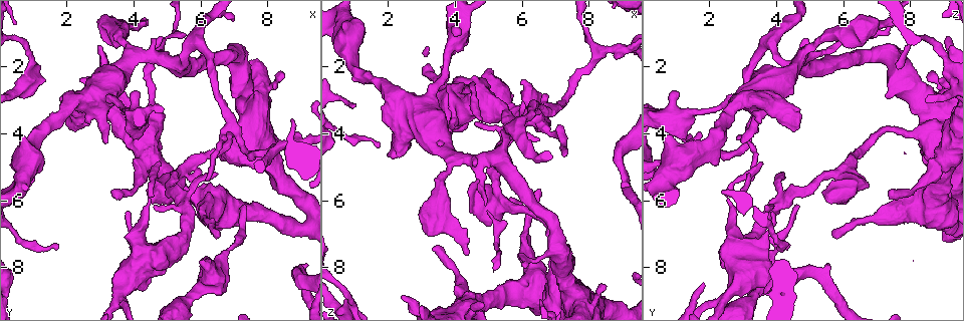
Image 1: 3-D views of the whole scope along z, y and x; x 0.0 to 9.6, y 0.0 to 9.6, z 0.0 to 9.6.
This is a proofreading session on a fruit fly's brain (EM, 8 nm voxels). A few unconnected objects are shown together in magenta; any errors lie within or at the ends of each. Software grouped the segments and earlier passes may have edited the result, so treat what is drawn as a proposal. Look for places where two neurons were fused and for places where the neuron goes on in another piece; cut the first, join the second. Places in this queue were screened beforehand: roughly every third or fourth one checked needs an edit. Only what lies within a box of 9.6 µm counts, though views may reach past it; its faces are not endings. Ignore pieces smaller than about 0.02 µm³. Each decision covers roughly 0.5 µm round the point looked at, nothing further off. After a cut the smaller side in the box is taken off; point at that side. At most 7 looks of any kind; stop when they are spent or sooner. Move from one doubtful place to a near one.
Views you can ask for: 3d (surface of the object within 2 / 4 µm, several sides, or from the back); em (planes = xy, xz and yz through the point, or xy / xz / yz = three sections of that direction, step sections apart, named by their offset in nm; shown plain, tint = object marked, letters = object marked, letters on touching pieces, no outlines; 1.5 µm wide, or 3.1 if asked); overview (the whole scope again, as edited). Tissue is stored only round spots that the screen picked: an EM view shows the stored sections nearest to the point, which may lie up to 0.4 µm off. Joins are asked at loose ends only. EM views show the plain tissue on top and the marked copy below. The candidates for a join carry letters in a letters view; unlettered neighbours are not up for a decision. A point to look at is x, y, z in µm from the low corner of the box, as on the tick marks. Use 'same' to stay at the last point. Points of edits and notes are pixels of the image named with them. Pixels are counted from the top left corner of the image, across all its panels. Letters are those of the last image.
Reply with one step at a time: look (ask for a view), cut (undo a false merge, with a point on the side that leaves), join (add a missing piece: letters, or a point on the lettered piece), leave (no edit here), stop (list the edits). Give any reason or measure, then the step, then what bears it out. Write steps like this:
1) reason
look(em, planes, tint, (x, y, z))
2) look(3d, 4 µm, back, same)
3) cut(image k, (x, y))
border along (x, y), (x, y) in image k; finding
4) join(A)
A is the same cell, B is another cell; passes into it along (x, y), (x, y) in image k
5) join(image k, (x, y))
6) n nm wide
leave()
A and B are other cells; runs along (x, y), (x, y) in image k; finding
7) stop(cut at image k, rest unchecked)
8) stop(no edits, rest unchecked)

thick end
look(em, xy, step 8, letters, (6.00, 7.85, 2.35))

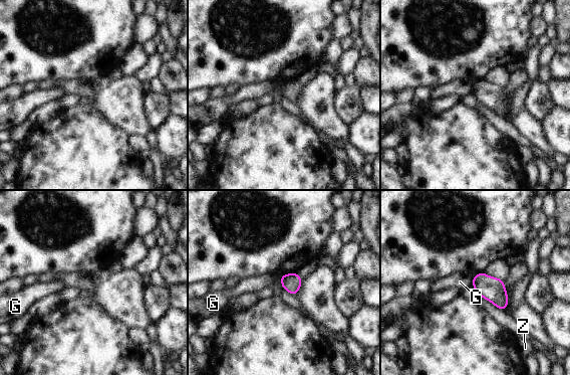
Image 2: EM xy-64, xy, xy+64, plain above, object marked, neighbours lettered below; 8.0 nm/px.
leave()
G and Z are other cells; no lettered piece goes on from it

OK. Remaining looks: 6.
branch stops here
look(3d, 2 µm, (7.40, 6.15, 4.55))

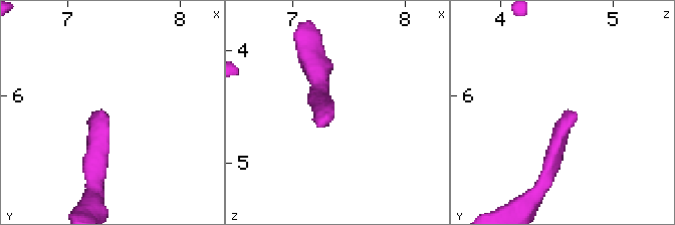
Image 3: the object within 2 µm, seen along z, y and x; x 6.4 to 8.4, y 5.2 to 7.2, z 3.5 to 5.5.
now the EM
look(em, yz, step 8, letters, (7.38, 6.18, 4.58))

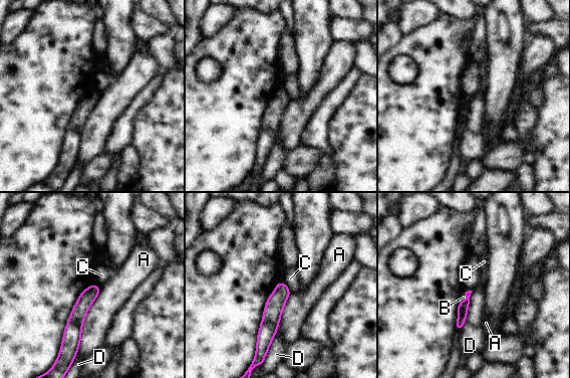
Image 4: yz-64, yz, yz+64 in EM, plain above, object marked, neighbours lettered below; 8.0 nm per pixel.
leave()
A, B, C and D are other cells; none of them fits

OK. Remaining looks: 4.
free end
look(em, planes, letters, (0.70, 4.10, 0.70))

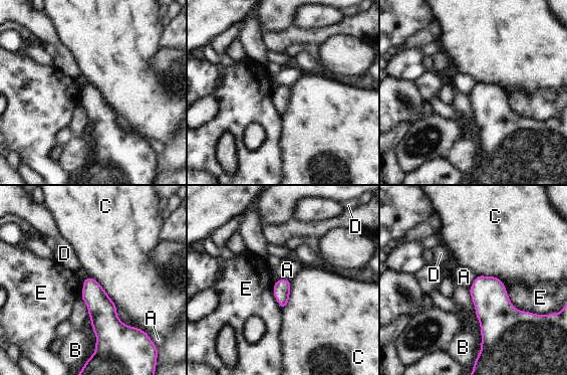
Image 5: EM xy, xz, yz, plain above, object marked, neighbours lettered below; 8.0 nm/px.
E touches over 420 nm
leave()
A, B, C, D and E are other cells; none of them fits

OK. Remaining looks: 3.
stop(no edits, rest unchecked)

